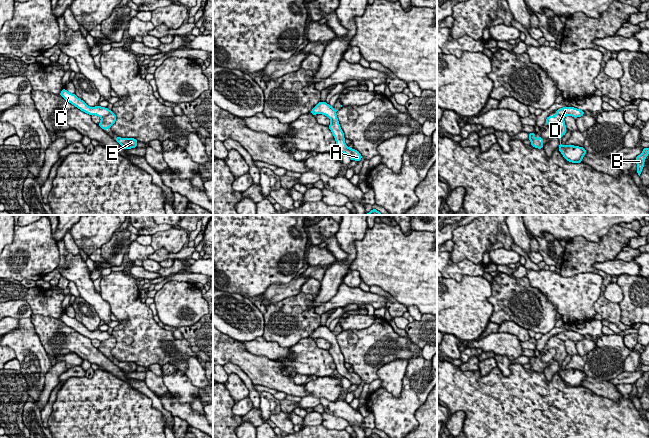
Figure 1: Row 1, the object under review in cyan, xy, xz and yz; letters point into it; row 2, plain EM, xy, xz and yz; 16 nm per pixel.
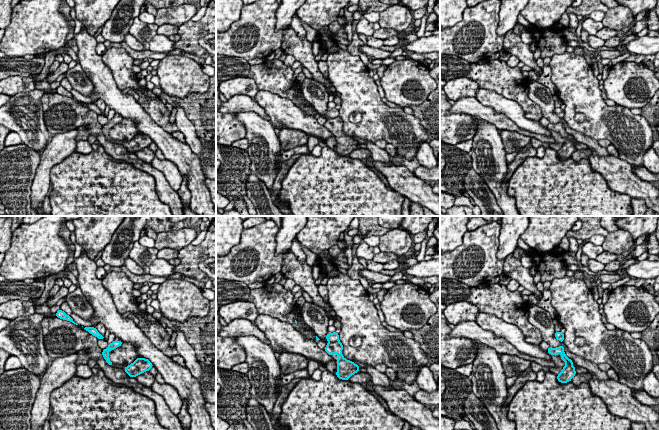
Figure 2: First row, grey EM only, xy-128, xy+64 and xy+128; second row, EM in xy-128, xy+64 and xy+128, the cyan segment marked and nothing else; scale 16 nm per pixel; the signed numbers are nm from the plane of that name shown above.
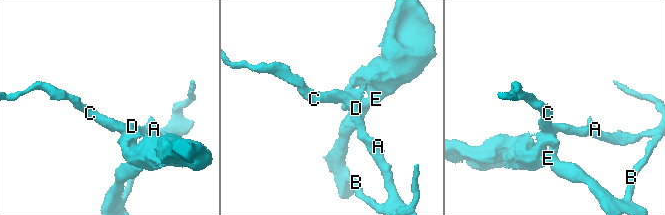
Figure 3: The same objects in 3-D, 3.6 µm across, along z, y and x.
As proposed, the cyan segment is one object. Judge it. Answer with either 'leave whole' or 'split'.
split

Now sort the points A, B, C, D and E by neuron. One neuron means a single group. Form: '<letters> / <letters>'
A B C D / E

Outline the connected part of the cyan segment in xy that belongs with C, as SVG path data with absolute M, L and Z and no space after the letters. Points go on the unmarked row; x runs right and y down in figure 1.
M66 313L61 314L60 320L62 320L67 326L91 340L96 339L99 341L104 341L112 336L107 331L104 332L100 331L99 329L95 331L89 331L83 324L78 322L75 318L69 317Z

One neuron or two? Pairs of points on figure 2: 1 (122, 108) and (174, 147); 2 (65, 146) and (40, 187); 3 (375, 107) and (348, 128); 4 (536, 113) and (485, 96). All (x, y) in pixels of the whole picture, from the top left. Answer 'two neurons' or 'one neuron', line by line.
1: one neuron
2: one neuron
3: one neuron
4: two neurons

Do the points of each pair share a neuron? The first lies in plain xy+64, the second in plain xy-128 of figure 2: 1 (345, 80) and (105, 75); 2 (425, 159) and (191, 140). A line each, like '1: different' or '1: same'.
1: different
2: same

